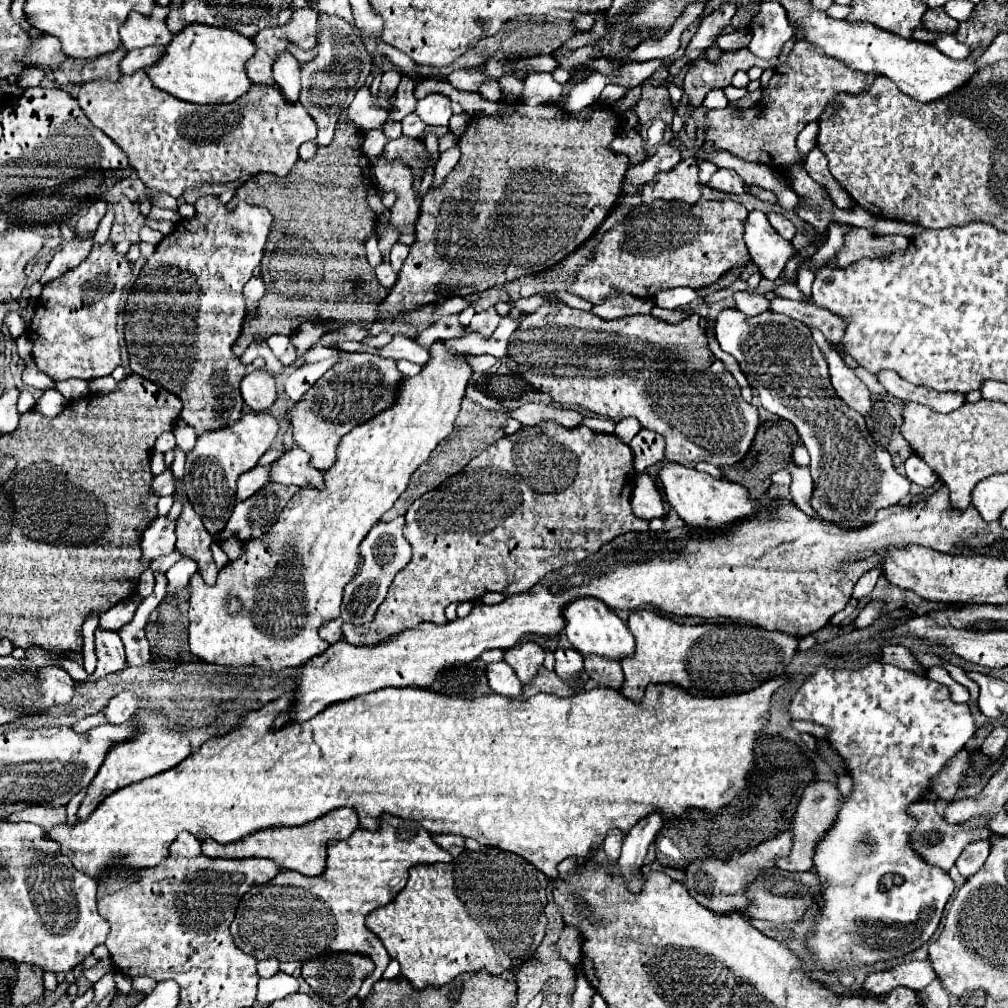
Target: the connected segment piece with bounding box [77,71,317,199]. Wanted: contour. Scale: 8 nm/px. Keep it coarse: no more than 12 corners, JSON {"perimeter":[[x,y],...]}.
{"perimeter":[[145,71],[77,101],[147,189],[285,177],[317,123],[277,85],[191,105]]}

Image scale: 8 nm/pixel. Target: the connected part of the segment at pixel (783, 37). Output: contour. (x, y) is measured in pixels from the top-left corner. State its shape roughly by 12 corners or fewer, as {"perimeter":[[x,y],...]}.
{"perimeter":[[765,1],[751,21],[749,51],[779,57],[793,37],[787,11]]}

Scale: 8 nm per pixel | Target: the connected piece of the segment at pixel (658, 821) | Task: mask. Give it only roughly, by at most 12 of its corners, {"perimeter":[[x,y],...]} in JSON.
{"perimeter":[[645,817],[623,839],[619,867],[631,893],[645,885],[647,849],[663,817]]}

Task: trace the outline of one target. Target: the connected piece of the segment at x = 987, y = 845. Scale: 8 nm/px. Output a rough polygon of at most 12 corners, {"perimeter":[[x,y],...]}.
{"perimeter":[[977,839],[957,859],[971,877],[989,857],[991,839]]}

